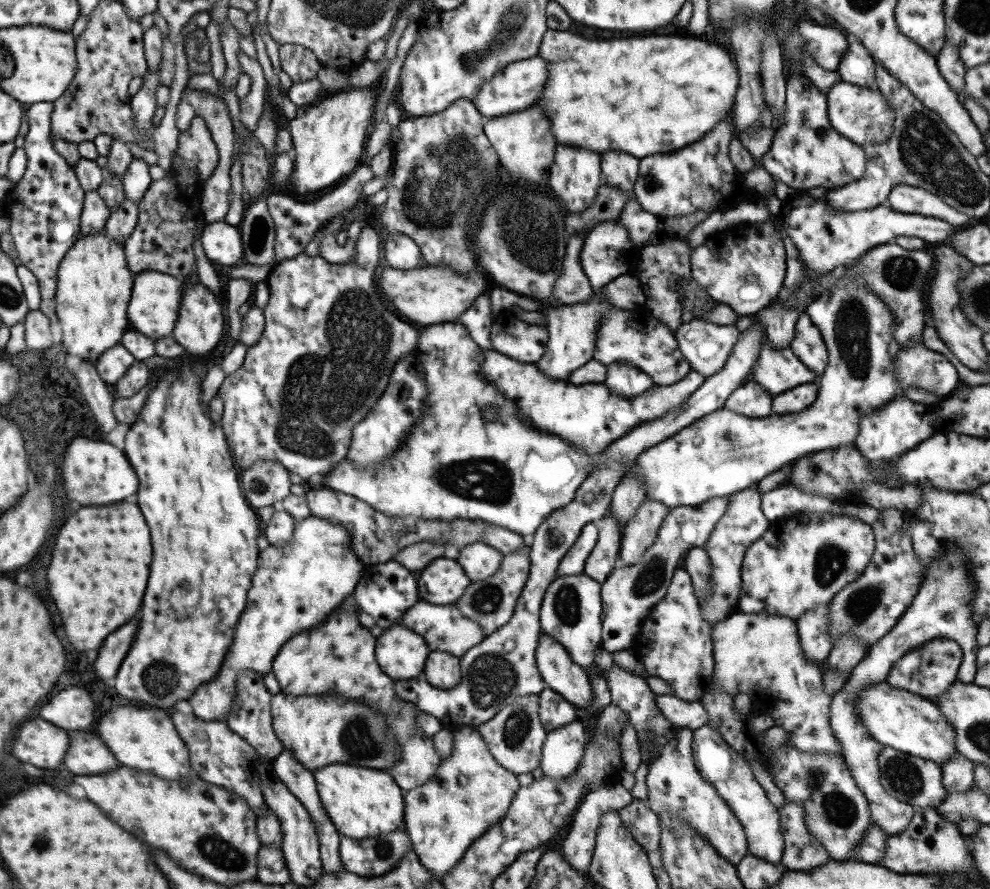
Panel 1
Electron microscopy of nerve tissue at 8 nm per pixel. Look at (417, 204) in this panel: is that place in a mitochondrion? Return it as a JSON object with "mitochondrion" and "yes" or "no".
{"mitochondrion":"yes"}

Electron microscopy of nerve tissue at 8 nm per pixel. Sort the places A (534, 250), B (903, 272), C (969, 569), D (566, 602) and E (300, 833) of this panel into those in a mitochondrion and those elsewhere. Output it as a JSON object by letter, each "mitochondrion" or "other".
{"A":"mitochondrion","B":"mitochondrion","C":"other","D":"mitochondrion","E":"other"}

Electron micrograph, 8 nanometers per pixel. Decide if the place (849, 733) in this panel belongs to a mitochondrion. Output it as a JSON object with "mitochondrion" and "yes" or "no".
{"mitochondrion":"no"}

